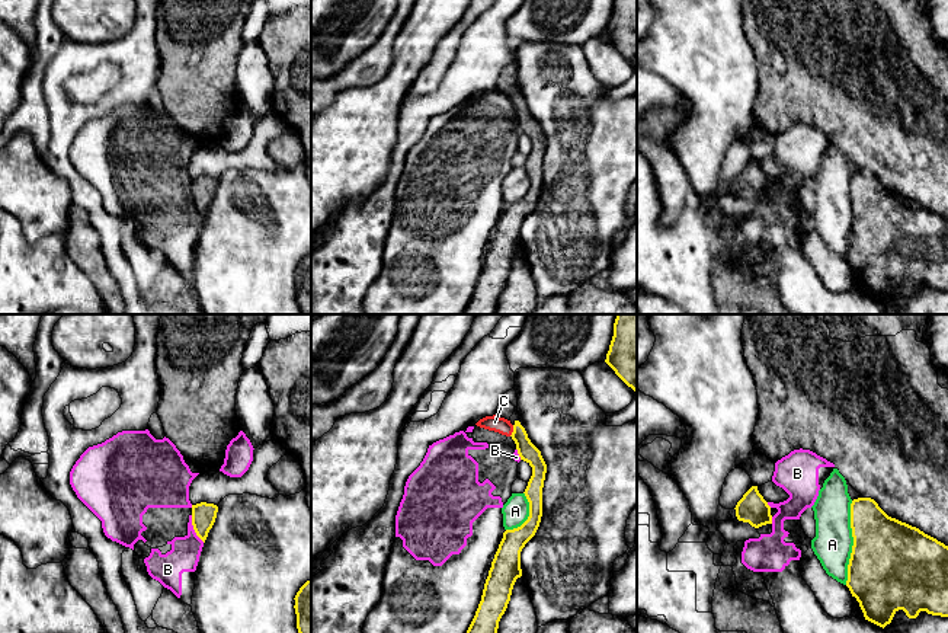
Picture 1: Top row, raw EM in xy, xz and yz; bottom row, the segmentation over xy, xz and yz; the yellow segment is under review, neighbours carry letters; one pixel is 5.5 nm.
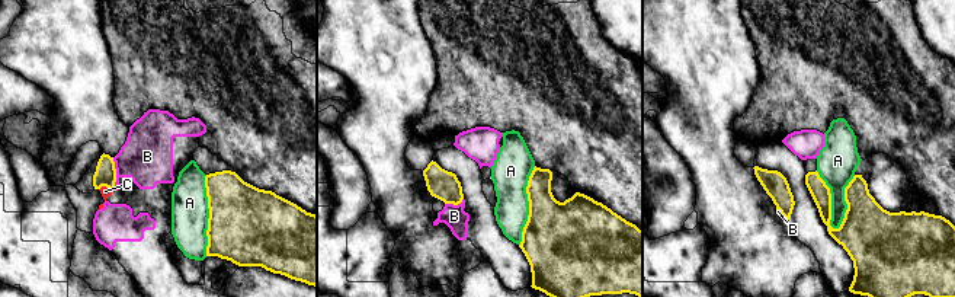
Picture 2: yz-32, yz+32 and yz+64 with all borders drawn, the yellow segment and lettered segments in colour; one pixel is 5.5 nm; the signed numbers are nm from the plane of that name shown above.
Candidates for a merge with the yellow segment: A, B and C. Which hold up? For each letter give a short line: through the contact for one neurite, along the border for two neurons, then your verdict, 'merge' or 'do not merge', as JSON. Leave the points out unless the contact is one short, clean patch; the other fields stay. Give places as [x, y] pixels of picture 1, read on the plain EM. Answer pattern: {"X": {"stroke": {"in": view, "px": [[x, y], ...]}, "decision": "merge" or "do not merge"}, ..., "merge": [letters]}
{"A": {"decision": "do not merge"}, "B": {"stroke": {"in": "xy", "px": [[191, 189], [194, 205], [204, 216]]}, "decision": "do not merge"}, "C": {"stroke": {"in": "xz", "px": [[513, 99], [513, 105], [509, 109]]}, "decision": "do not merge"}, "merge": []}

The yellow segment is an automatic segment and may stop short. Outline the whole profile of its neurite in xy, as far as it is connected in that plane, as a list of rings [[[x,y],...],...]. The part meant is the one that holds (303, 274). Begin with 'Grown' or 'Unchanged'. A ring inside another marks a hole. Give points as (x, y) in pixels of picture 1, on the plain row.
Unchanged. [[[311,253],[295,269],[297,303],[302,314],[311,314]]]

